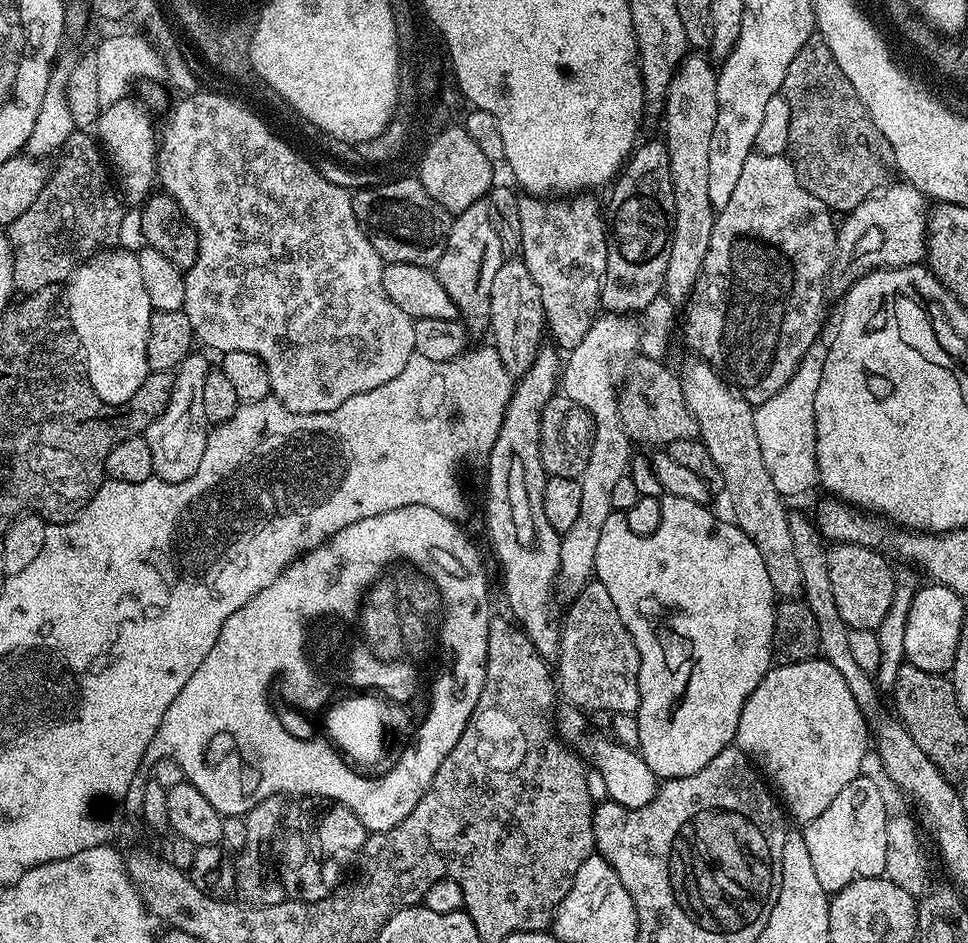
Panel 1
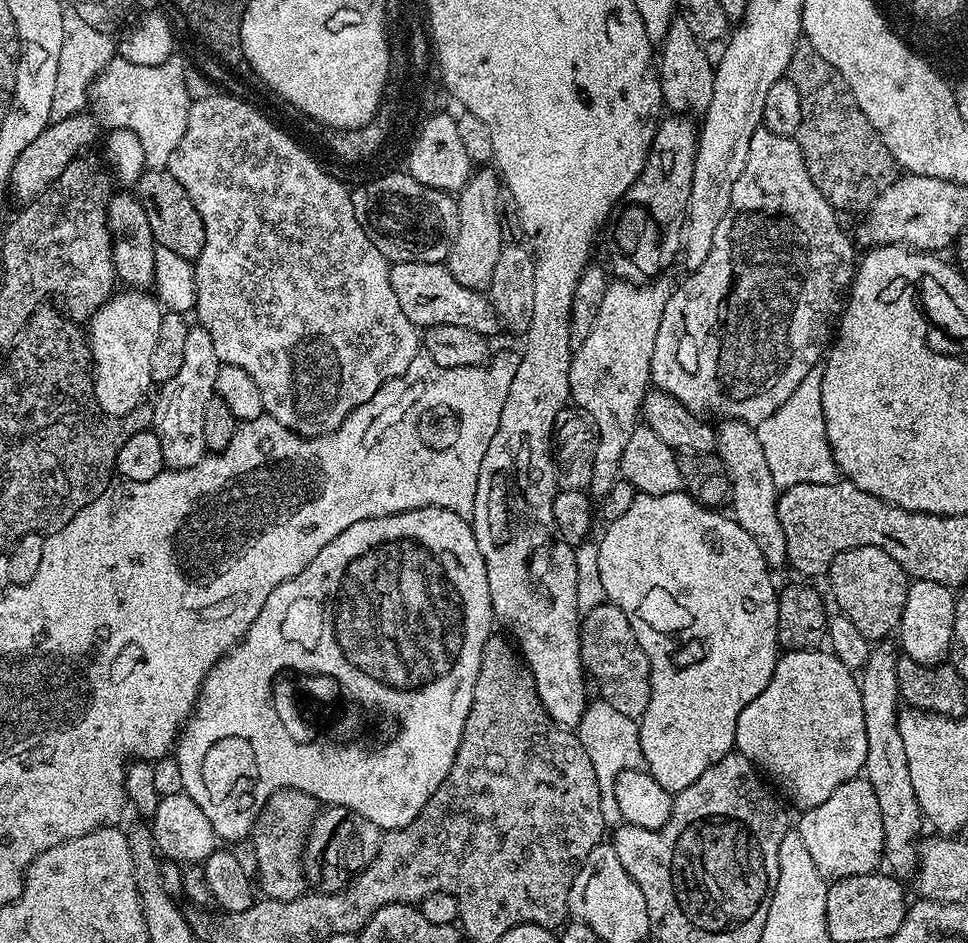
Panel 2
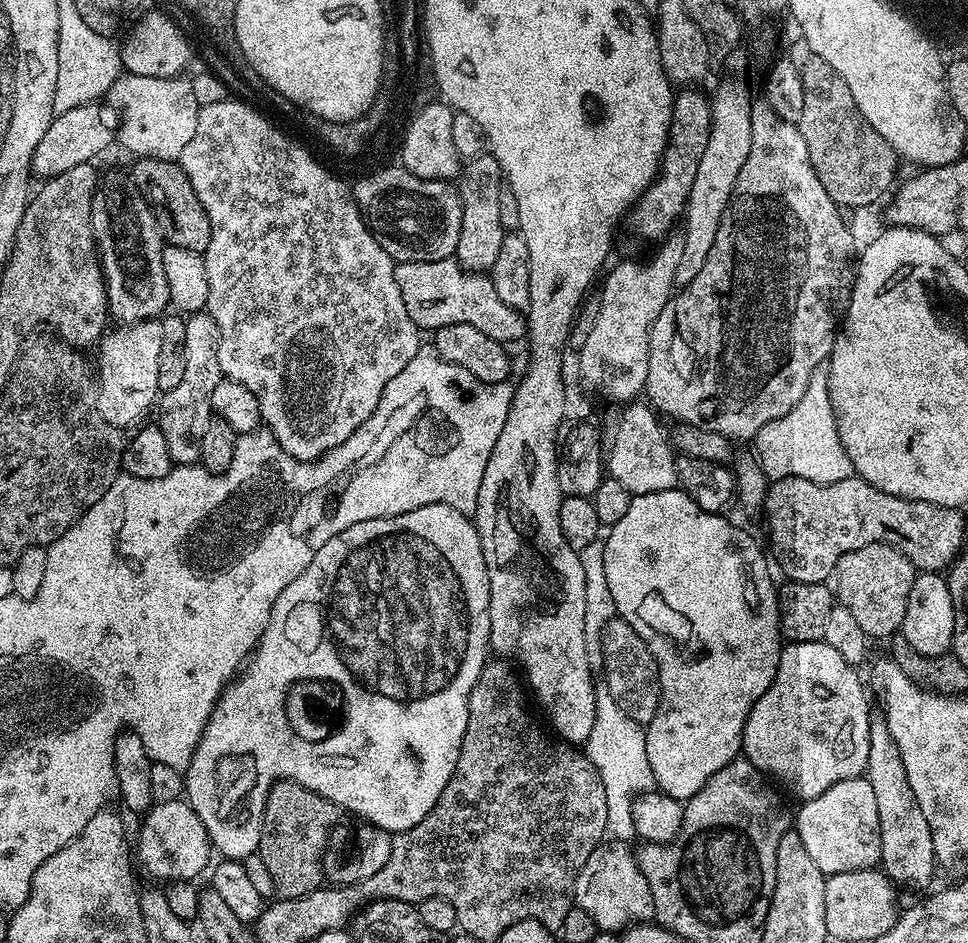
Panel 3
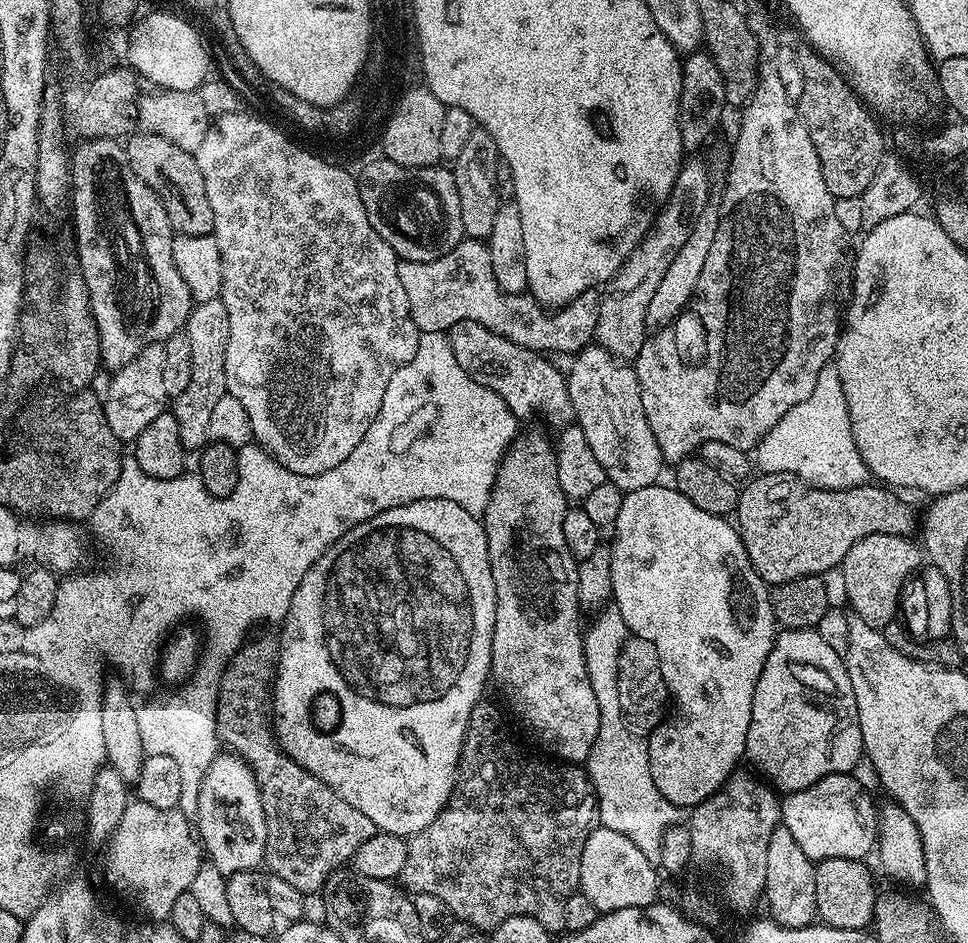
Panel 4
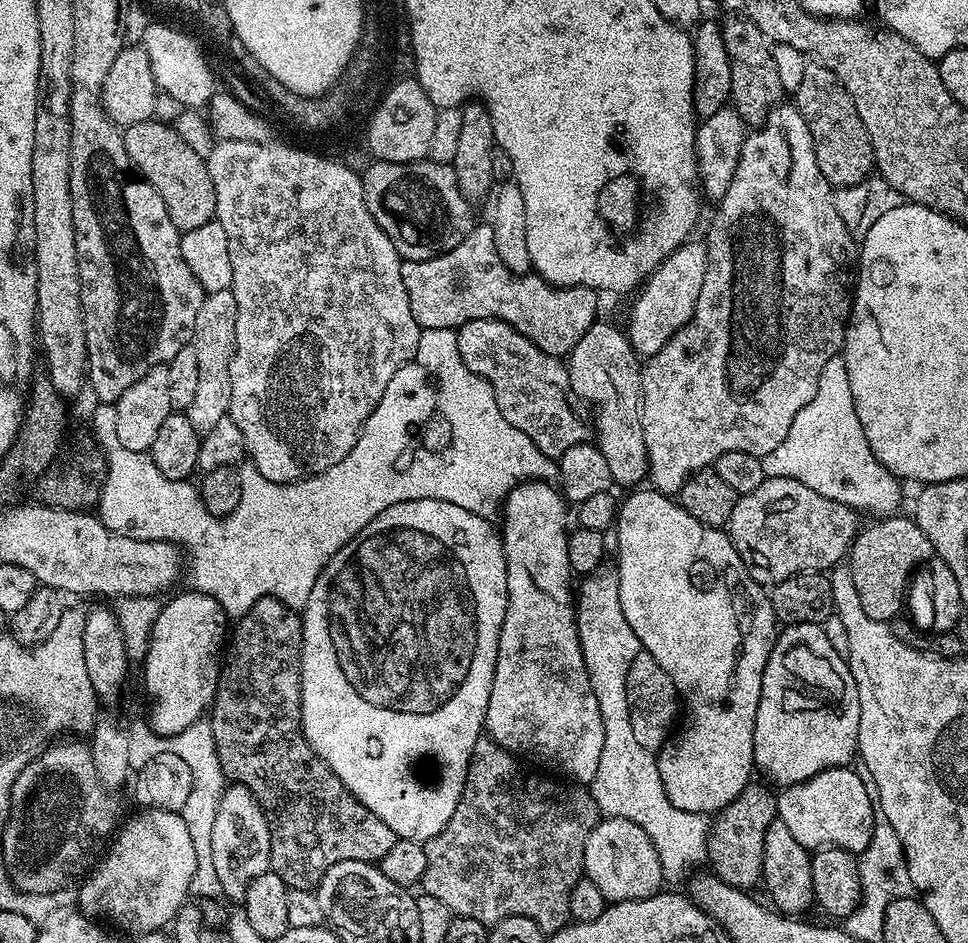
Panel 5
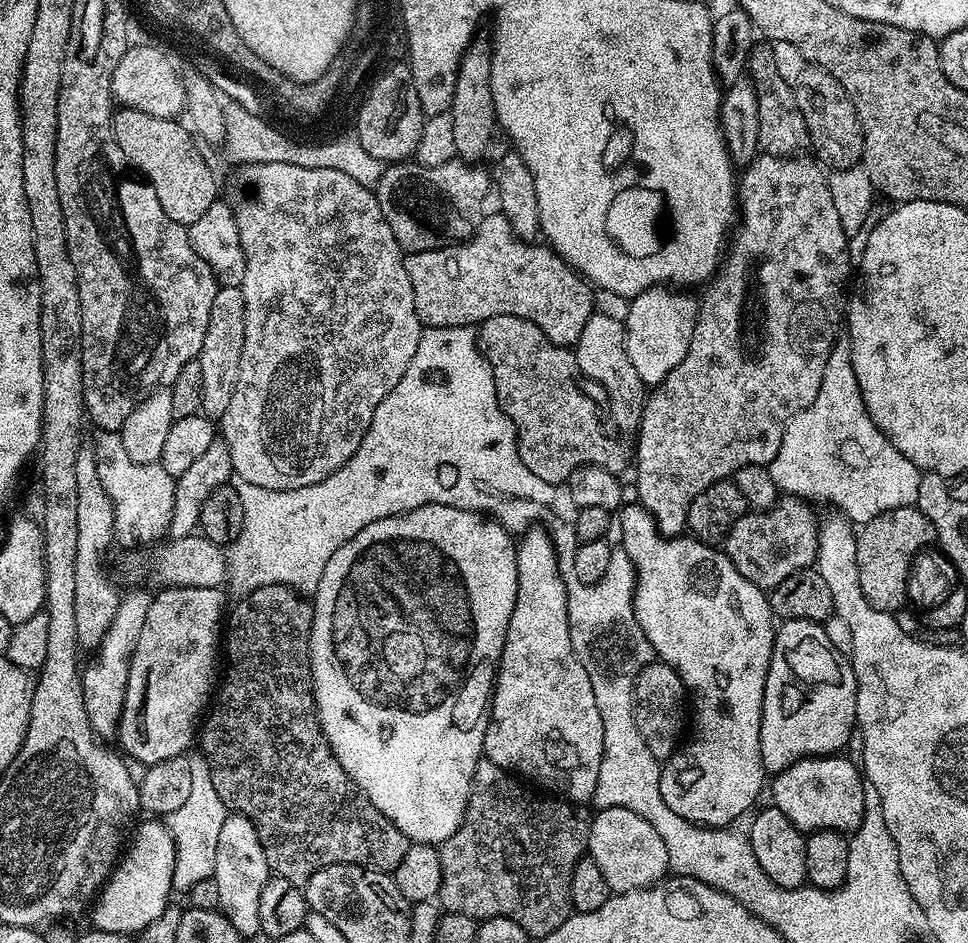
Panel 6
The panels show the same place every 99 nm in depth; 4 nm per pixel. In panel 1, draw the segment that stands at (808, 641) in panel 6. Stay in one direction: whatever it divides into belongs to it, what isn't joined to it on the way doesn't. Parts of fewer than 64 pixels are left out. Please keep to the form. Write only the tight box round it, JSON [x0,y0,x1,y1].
[734,658,870,826]

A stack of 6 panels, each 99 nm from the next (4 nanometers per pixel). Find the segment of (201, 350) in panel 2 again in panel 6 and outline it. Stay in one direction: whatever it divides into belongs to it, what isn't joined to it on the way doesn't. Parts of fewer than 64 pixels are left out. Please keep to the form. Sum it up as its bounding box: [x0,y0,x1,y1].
[198,287,246,418]

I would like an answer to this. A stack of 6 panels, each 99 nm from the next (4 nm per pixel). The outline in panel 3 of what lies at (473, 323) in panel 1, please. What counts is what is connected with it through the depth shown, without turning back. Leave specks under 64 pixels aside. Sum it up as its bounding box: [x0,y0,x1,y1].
[455,154,506,274]

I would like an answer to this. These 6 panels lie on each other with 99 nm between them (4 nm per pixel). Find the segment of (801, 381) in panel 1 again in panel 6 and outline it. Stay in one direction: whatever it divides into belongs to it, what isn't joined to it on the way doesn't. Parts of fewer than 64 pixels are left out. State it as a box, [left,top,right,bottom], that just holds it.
[766,338,922,526]

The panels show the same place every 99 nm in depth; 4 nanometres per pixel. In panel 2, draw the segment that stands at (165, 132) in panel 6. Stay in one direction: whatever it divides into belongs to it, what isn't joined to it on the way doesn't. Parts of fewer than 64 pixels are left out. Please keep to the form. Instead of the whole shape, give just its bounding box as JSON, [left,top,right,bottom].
[134,168,206,261]

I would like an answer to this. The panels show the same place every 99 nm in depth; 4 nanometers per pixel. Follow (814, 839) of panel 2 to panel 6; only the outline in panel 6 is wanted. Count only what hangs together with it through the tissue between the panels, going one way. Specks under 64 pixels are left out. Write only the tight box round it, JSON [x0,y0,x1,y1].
[771,755,864,834]

